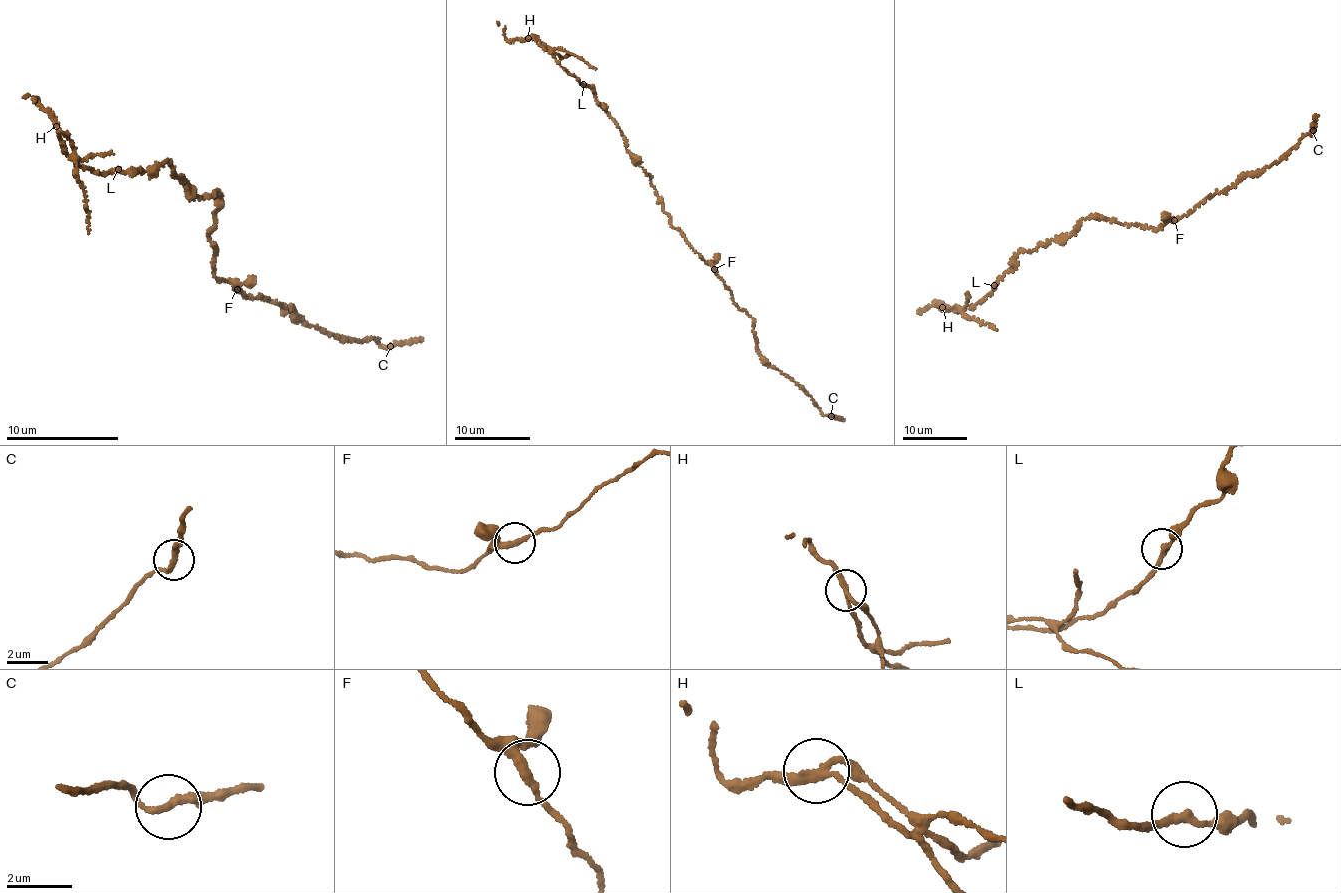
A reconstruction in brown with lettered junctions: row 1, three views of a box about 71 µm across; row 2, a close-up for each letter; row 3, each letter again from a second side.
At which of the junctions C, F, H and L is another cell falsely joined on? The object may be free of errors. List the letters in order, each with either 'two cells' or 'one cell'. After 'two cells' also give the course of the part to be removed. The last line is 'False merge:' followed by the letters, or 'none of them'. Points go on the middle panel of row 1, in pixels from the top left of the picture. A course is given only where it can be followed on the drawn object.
C: one cell
F: one cell
H: two cells; foreign part runs (527, 37), (535, 36), (545, 44), (558, 47), (596, 68)
L: one cell
False merge: H

